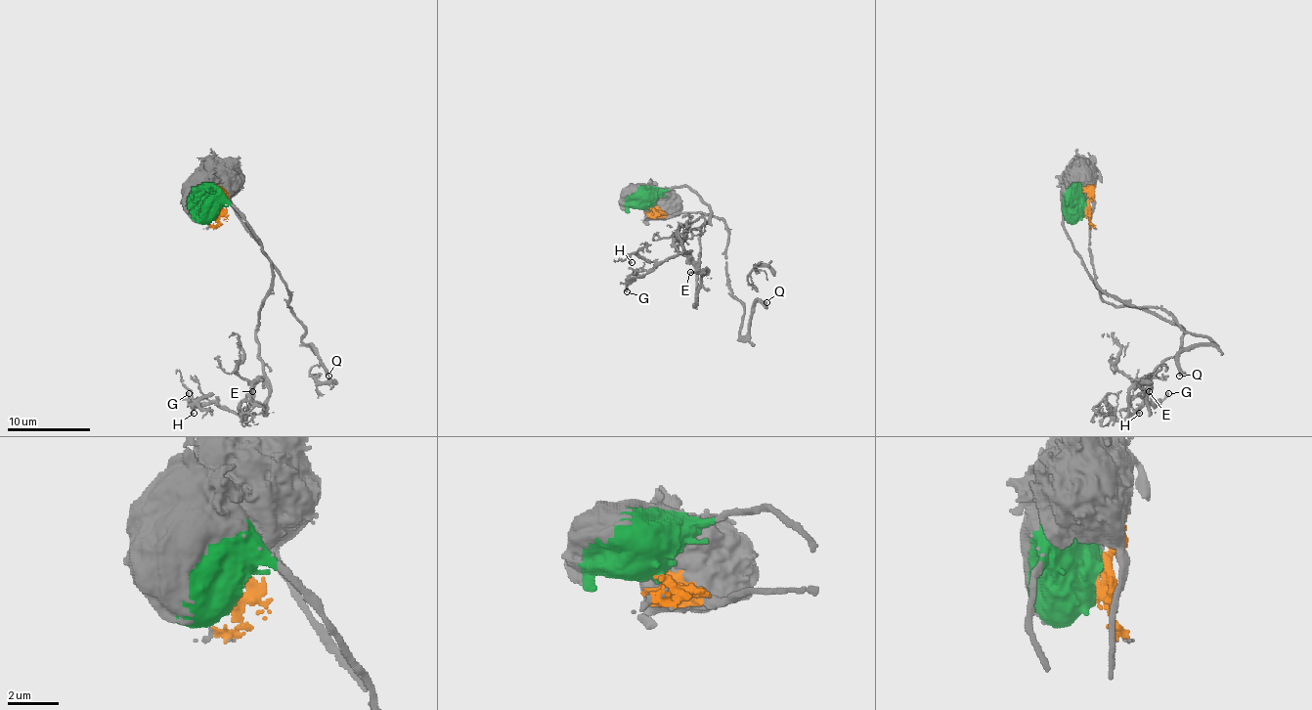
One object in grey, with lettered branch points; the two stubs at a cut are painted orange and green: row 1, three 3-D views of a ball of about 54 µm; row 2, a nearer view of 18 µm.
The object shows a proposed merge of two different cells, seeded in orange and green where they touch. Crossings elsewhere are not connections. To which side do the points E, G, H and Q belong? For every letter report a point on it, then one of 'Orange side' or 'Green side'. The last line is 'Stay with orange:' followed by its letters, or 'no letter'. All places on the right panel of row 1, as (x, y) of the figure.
E: Place: (1149, 391). Green side
G: Place: (1168, 393). Green side
H: Place: (1139, 413). Green side
Q: Place: (1179, 376). Orange side
Stay with orange: Q

